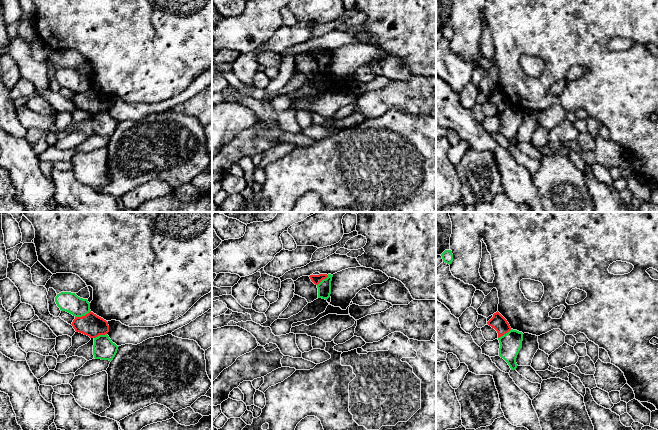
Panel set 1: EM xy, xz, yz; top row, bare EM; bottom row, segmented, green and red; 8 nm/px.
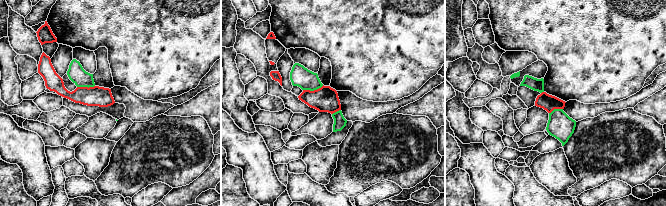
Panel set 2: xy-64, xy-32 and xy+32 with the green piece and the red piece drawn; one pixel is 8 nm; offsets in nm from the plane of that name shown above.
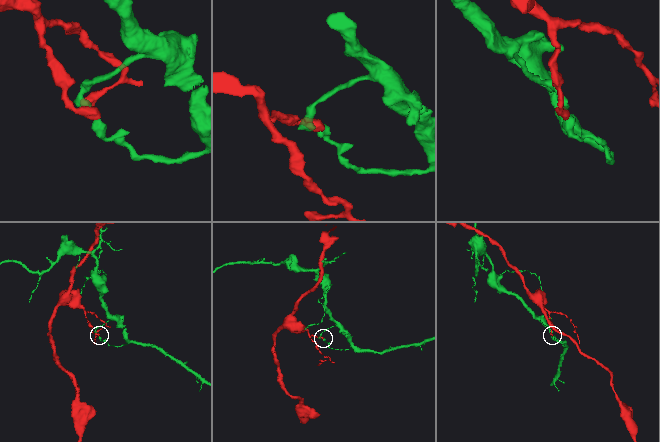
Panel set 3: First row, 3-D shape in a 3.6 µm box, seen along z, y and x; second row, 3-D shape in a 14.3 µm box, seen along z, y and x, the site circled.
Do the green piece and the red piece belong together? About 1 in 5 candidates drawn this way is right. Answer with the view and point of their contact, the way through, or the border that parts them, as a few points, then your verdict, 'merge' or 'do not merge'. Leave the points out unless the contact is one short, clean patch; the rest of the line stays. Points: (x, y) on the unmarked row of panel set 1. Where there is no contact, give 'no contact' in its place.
meets green in xy at (82, 91); do not merge

